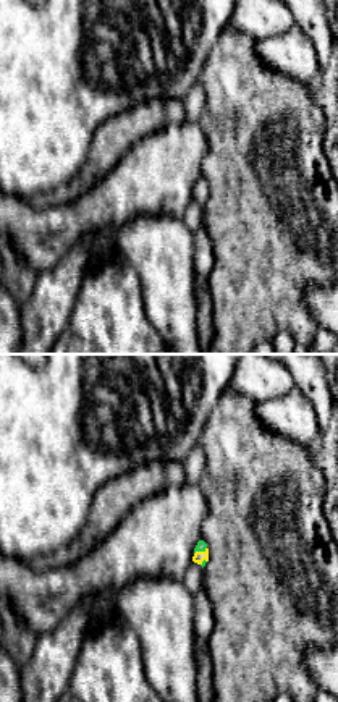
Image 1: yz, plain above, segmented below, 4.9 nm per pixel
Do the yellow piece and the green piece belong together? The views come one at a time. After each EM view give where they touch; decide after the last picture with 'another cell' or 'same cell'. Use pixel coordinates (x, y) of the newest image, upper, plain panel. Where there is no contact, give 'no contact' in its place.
(199, 190)

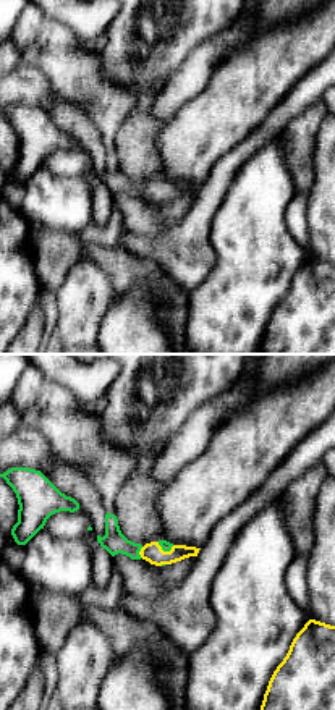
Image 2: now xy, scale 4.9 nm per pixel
(139, 190)

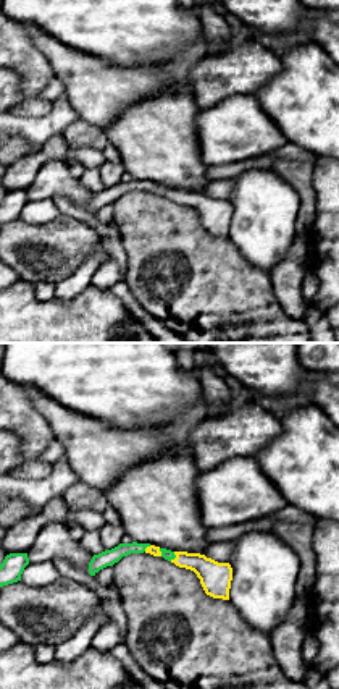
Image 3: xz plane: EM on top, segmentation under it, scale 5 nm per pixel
(176, 194)

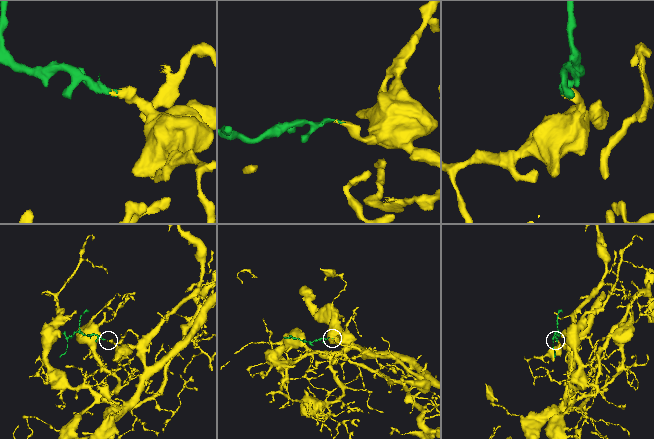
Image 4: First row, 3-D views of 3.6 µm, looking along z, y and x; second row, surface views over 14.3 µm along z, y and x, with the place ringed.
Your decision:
same cell

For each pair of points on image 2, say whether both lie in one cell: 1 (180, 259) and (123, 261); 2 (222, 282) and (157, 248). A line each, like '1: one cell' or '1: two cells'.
1: two cells
2: two cells

